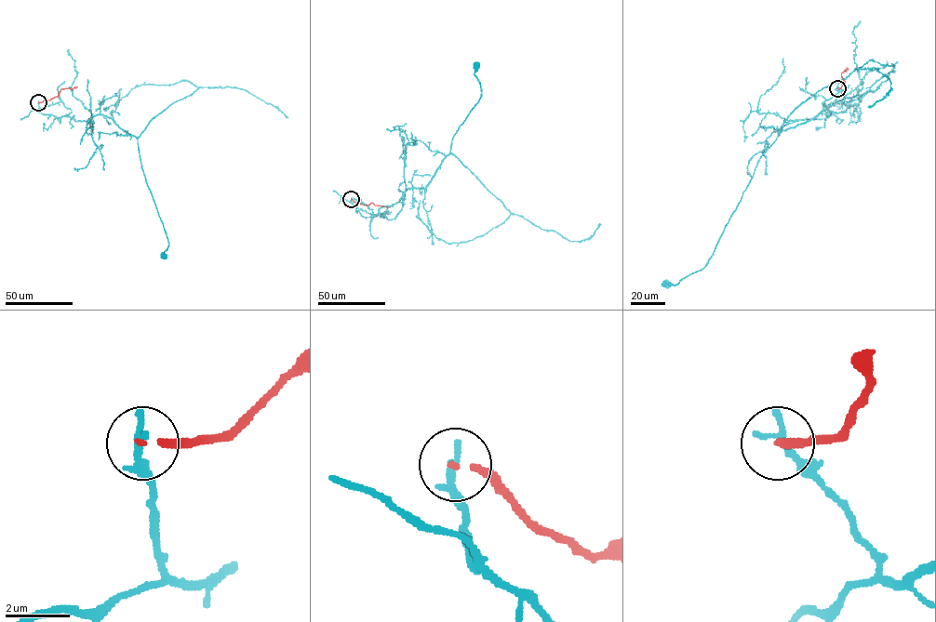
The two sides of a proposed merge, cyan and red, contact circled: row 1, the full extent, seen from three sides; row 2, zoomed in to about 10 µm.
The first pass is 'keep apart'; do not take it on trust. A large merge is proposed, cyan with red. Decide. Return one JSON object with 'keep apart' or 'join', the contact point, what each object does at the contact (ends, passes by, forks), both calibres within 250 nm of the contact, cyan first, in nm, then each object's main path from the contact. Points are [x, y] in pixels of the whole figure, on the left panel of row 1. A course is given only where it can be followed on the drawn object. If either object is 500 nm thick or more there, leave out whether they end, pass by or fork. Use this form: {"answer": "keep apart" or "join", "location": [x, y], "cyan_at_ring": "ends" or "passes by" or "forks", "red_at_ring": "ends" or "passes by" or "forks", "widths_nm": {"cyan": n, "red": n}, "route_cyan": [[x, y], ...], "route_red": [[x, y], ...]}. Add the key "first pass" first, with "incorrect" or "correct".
{"first pass": "correct", "answer": "keep apart", "location": [38, 102], "cyan_at_ring": "ends", "red_at_ring": "ends", "widths_nm": {"cyan": 280, "red": 190}, "route_cyan": [[38, 102], [41, 108], [61, 101], [75, 121], [103, 114], [137, 138], [167, 240], [164, 256]], "route_red": [[38, 102], [56, 97], [62, 88], [77, 86]]}

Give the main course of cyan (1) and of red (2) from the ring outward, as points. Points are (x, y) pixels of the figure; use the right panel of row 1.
1: (837, 88), (845, 96), (857, 87), (860, 100), (836, 112), (822, 103), (782, 130), (707, 263), (666, 284)
2: (837, 88), (844, 85), (841, 73), (847, 68)

